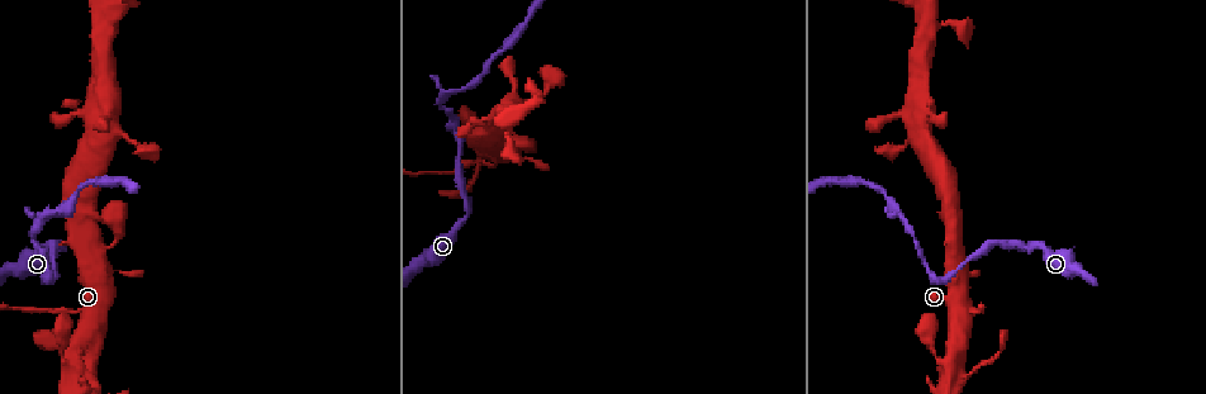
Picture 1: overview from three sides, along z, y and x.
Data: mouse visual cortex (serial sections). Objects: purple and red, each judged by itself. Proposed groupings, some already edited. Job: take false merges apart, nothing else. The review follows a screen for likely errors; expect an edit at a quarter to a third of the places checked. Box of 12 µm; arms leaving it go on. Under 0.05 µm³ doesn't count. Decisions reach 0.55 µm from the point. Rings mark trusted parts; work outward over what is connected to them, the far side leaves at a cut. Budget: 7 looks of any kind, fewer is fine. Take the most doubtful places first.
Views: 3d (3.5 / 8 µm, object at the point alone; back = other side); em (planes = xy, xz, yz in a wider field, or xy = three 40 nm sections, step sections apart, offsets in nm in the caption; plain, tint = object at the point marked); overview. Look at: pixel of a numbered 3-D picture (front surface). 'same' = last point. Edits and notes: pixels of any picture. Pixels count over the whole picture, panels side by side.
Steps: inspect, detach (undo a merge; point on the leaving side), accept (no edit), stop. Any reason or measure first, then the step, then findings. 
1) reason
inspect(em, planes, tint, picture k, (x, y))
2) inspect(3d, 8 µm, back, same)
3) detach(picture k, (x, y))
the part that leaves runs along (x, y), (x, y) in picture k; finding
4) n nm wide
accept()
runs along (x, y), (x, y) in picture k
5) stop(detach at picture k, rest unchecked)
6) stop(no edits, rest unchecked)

sharp bend
inspect(3d, 3.5 µm, picture 1, (487, 164))

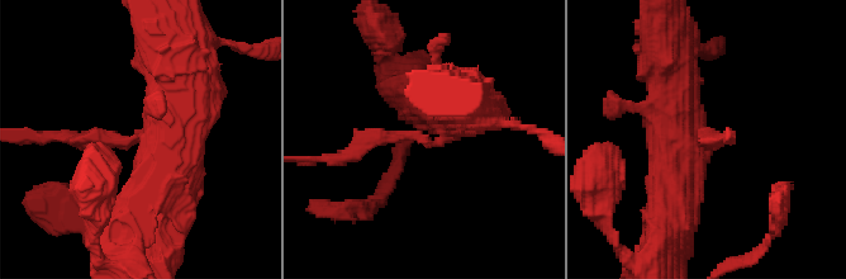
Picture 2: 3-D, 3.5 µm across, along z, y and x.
arms of 200, 600 nm; now the EM
inspect(em, xy, step 5, tint, picture 2, (422, 139))

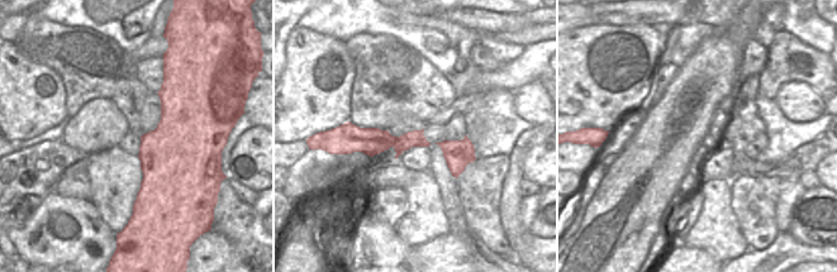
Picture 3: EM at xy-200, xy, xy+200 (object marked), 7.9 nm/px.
160 nm wide
detach(picture 2, (391, 138))
the part that leaves runs along (431, 142), (376, 136), (348, 157), (318, 157) in picture 2; a second cell is stuck on

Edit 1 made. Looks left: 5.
abrupt turn
inspect(em, xy, step 1, tint, picture 1, (45, 281))

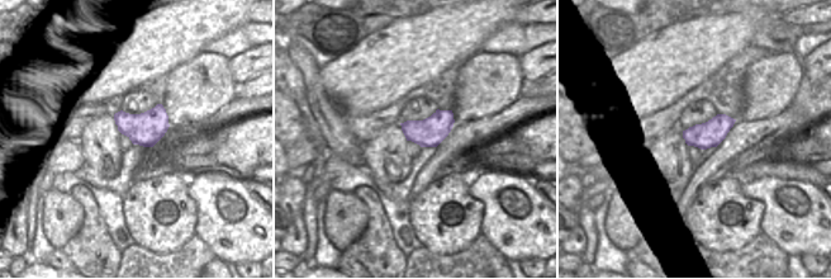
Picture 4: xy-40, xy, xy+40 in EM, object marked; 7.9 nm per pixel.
inspect(3d, 3.5 µm, same)

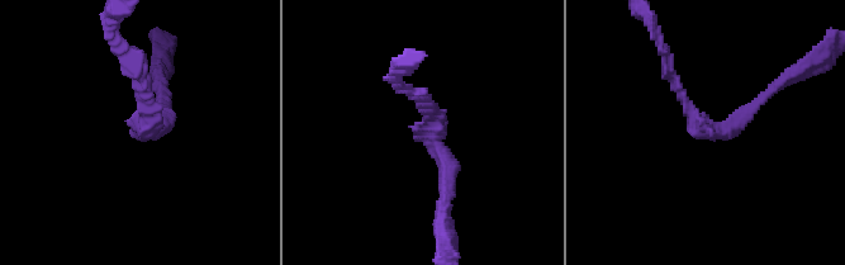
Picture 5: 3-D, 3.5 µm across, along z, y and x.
accept()
runs along (769, 90), (705, 129), (669, 58) in picture 5; all the same cell

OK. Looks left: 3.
thin arm on a thick one
inspect(3d, 3.5 µm, picture 1, (907, 114))

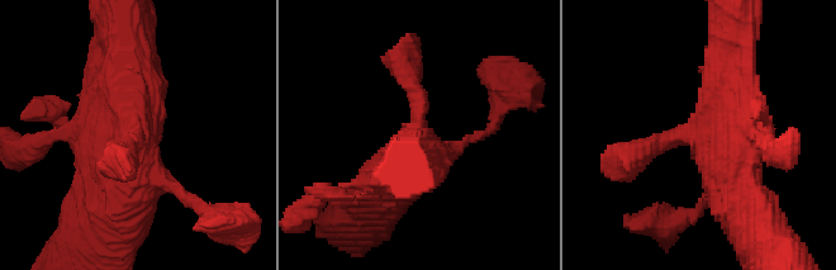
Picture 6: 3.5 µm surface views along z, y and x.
accept()
runs along (754, 230), (725, 167), (725, 66) in picture 6; one cell here

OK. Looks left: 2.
stop(detach at picture 2, rest unchecked)

